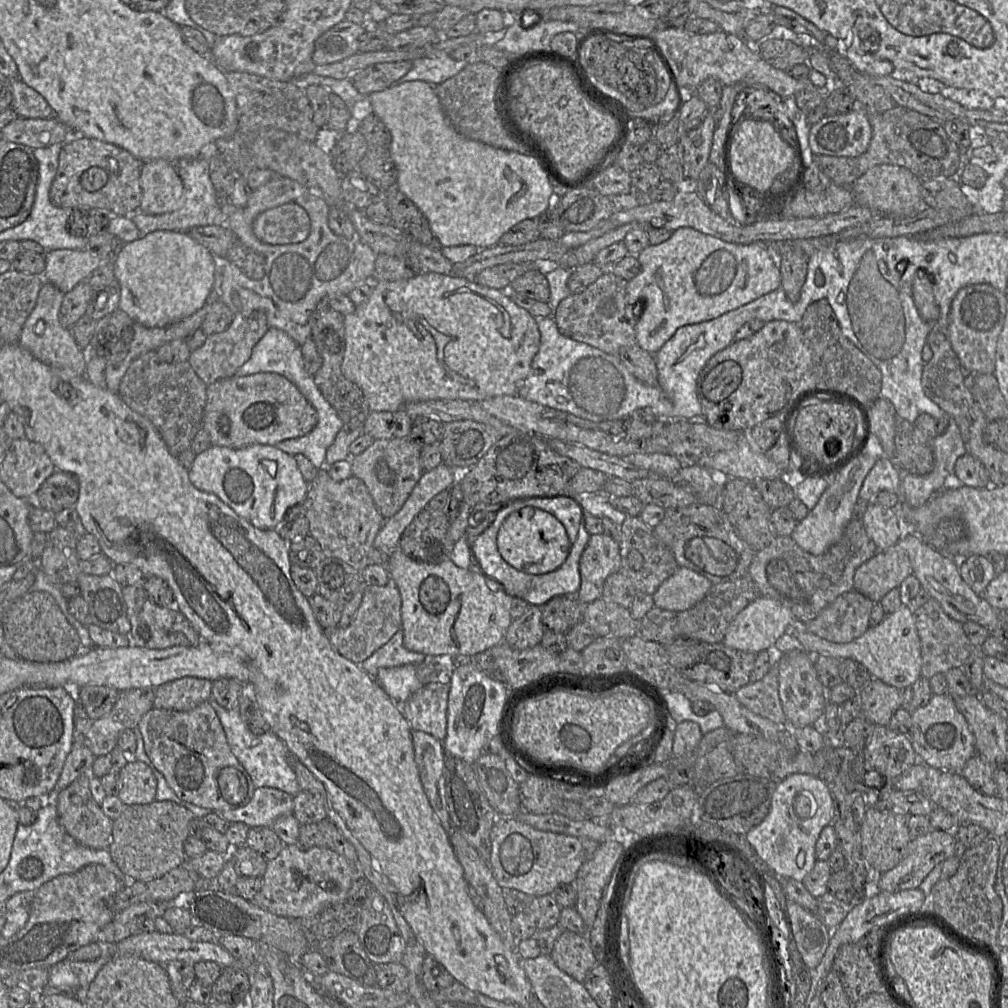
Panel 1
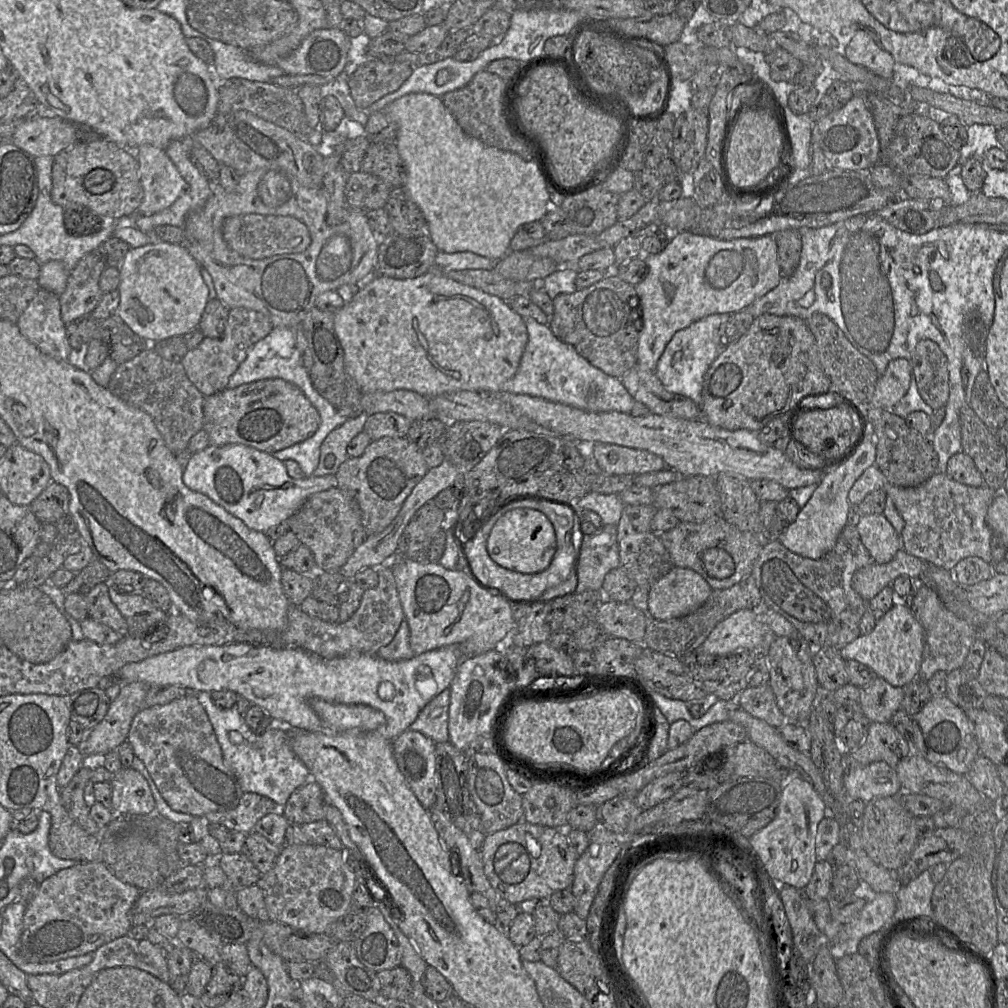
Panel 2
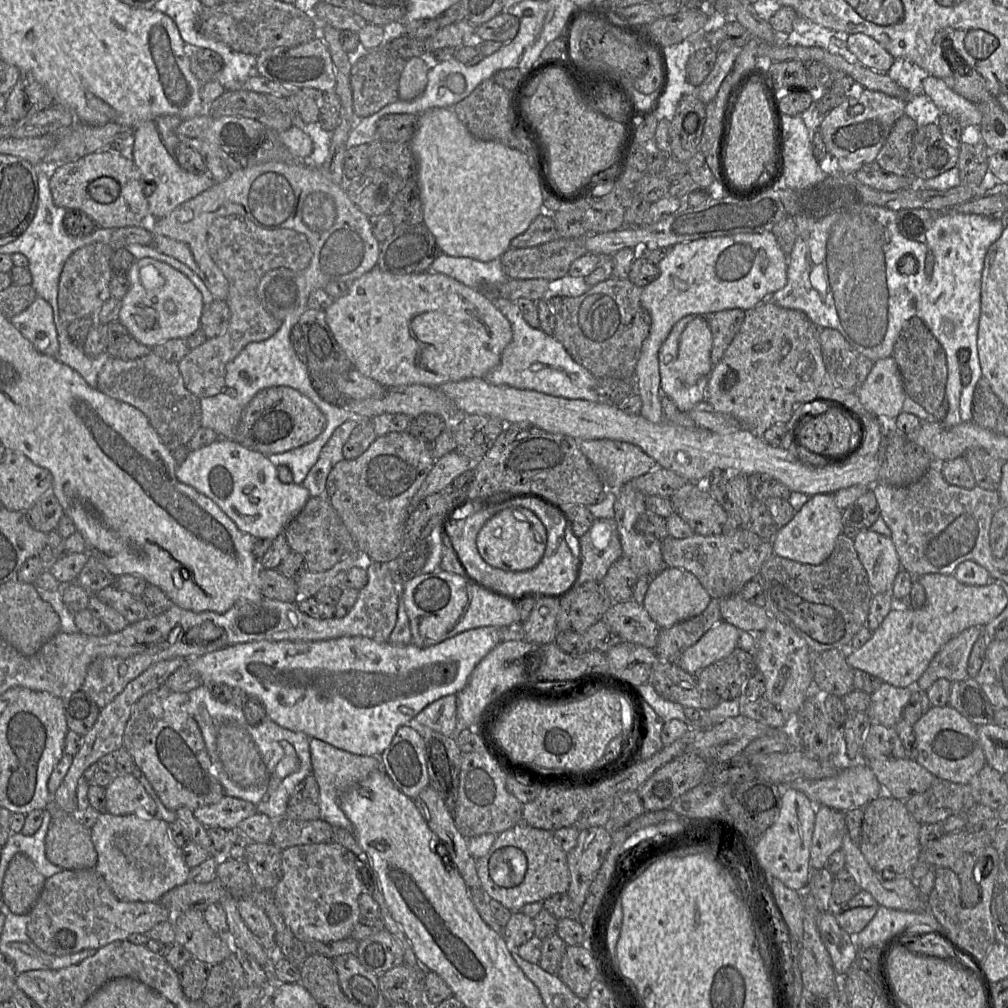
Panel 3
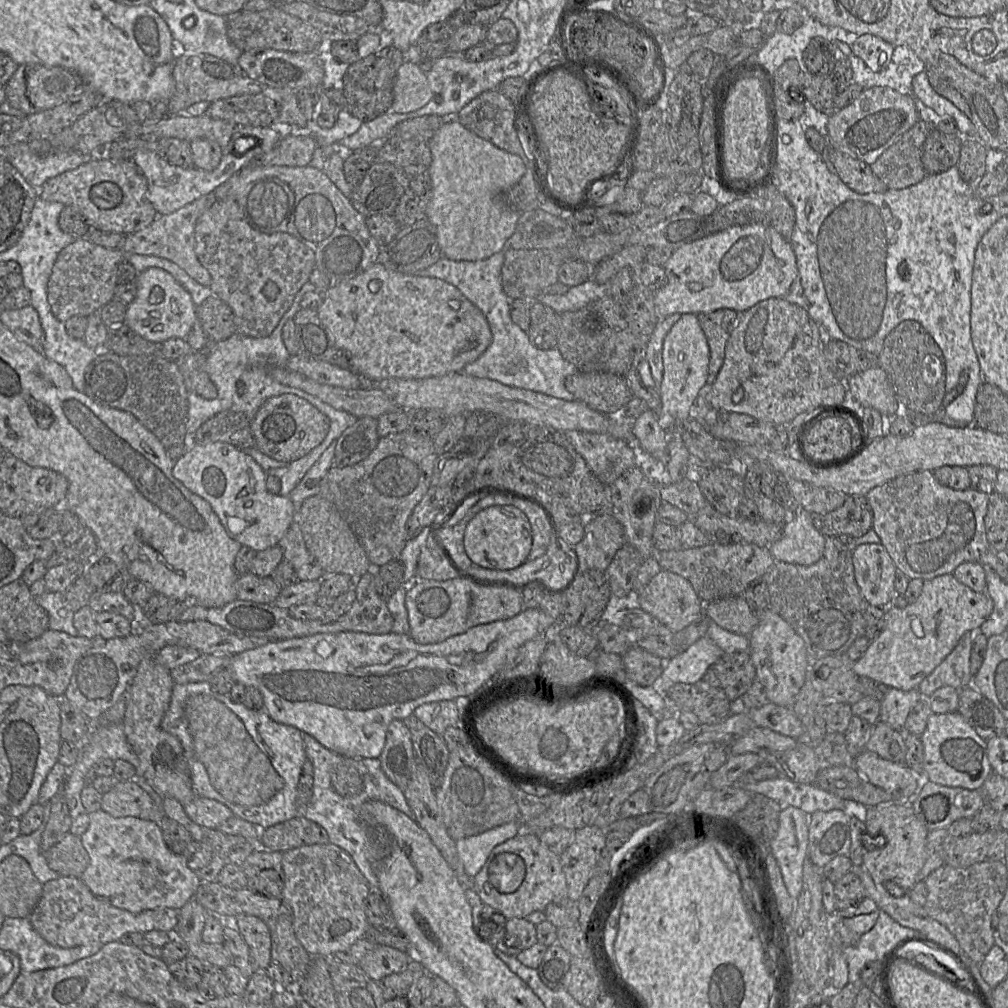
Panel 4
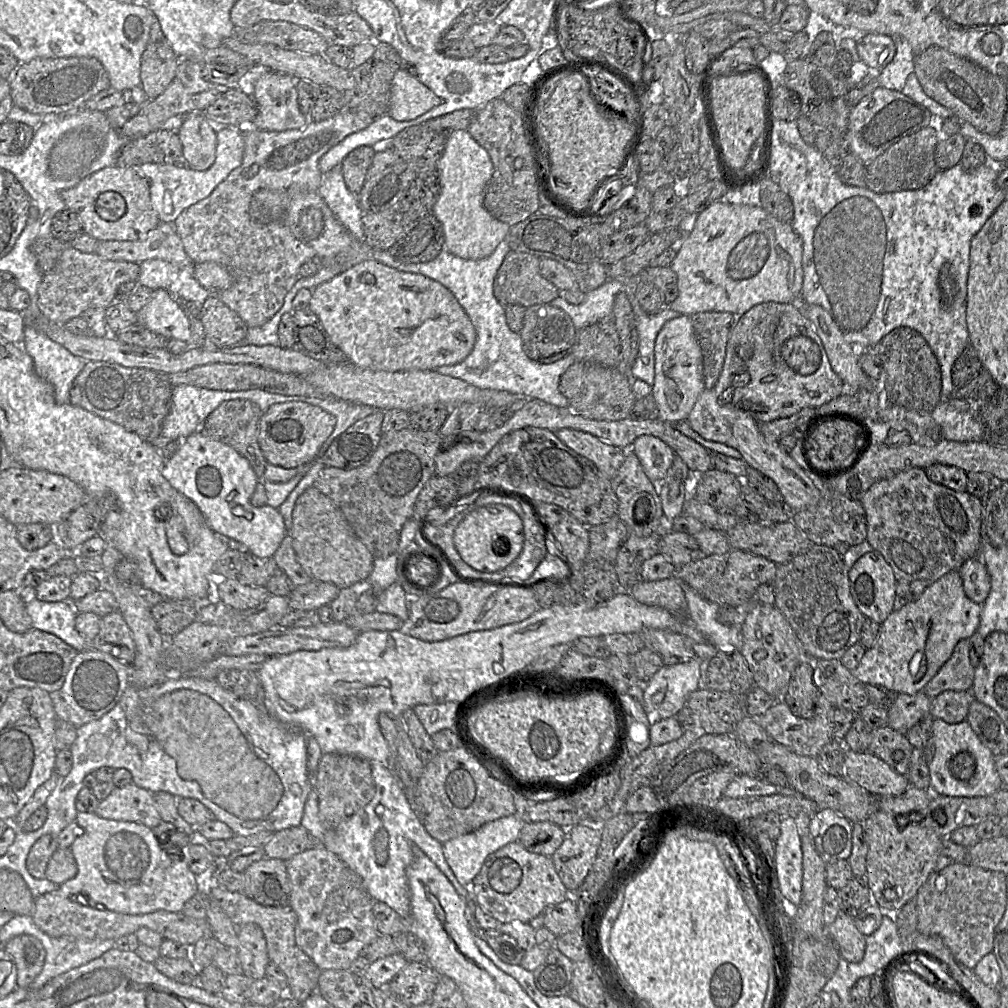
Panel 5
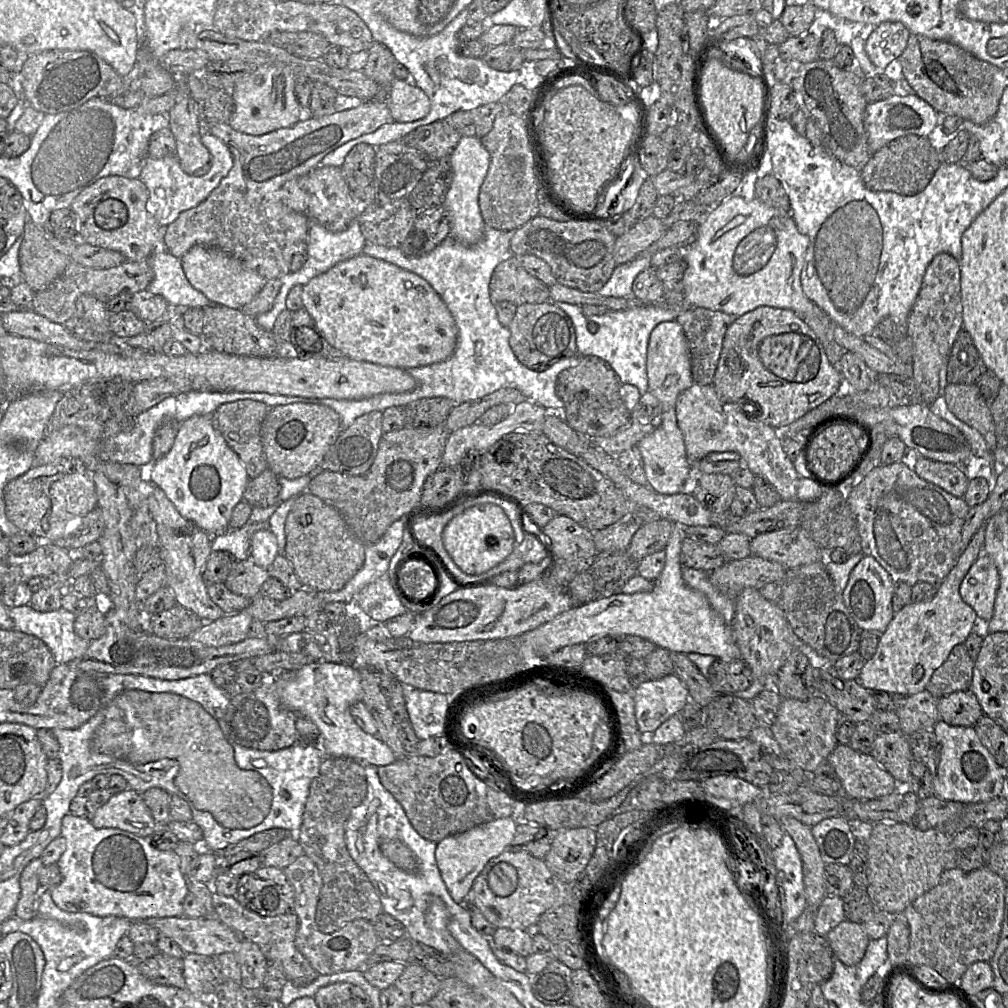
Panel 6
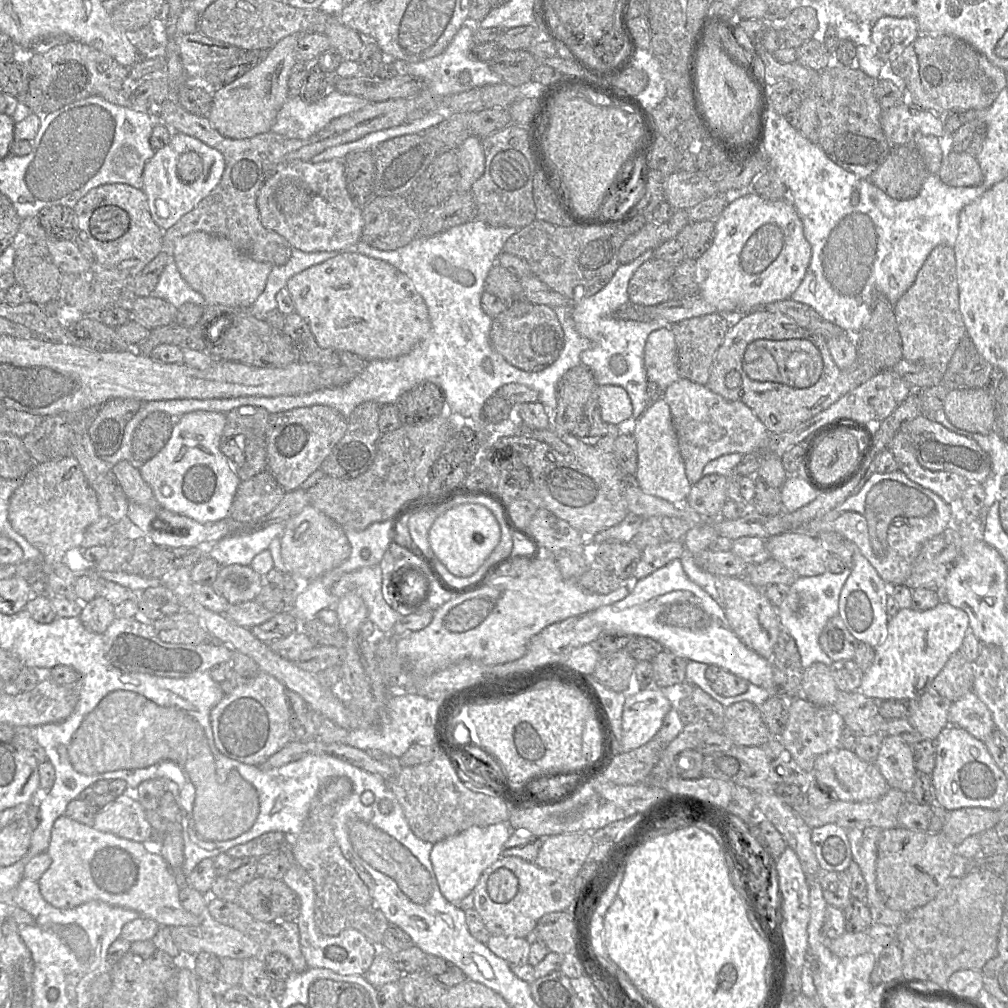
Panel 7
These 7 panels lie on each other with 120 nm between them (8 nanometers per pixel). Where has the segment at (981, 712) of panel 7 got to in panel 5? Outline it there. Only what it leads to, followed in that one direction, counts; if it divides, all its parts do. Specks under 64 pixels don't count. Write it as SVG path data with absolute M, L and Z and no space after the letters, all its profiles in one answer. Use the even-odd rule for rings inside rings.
M946 690L931 699L930 714L948 724L960 723L966 720L974 699L971 691Z

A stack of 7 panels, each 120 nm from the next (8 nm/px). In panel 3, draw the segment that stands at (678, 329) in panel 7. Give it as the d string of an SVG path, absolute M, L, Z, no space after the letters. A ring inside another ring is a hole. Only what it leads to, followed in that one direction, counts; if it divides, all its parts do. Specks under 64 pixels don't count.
M739 308L722 310L709 316L702 316L707 318L707 322L712 333L712 350L711 350L712 367L718 364L718 362L721 360L725 350L728 348L734 336L740 329L740 326L742 325L745 316L746 312Z

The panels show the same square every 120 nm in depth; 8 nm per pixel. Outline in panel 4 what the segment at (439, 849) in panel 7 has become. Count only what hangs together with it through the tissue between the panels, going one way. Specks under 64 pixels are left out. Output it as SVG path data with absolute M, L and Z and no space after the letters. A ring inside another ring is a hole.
M511 821L483 833L455 841L458 857L465 873L473 878L486 862L497 845L515 837L522 831L522 822Z

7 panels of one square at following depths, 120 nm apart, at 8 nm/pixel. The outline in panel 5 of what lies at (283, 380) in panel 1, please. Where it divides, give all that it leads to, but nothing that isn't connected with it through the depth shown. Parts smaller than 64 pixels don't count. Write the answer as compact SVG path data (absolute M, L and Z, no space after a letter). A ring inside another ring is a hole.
M296 401L276 403L262 413L258 443L268 464L288 469L311 465L335 425L336 417L318 406Z

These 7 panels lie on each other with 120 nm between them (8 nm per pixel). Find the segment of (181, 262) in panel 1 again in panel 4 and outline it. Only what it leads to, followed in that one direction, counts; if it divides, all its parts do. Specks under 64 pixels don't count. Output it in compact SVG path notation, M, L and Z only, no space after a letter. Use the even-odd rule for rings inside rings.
M151 267L136 277L137 295L127 305L124 324L144 339L163 343L170 338L186 339L197 318L191 294L167 271Z

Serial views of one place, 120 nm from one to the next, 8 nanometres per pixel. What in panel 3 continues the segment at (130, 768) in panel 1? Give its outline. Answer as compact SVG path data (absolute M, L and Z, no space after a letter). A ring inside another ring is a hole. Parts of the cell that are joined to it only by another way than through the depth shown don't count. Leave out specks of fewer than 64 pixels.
M133 773L114 775L105 788L105 809L106 812L118 816L137 814L158 817L155 801Z

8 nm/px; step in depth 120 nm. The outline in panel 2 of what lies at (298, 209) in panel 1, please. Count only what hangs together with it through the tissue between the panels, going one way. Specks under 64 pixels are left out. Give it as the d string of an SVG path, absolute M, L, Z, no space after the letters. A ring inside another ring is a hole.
M261 214L231 216L226 218L223 223L223 238L232 250L254 260L281 254L301 253L311 244L307 226L292 216Z

